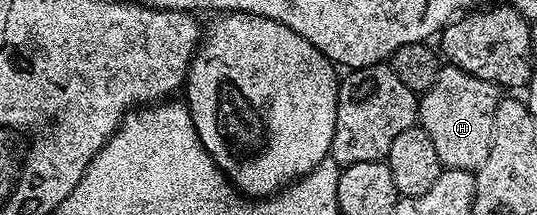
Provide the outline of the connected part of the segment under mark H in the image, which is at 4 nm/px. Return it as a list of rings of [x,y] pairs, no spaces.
[[[446,64],[442,68],[441,74],[435,79],[435,83],[431,83],[431,87],[426,93],[420,94],[417,120],[421,129],[427,131],[427,135],[431,135],[431,143],[439,154],[439,159],[445,169],[462,169],[473,173],[484,163],[491,151],[498,100],[498,86],[470,73],[464,73],[462,69],[457,69],[451,64]]]

